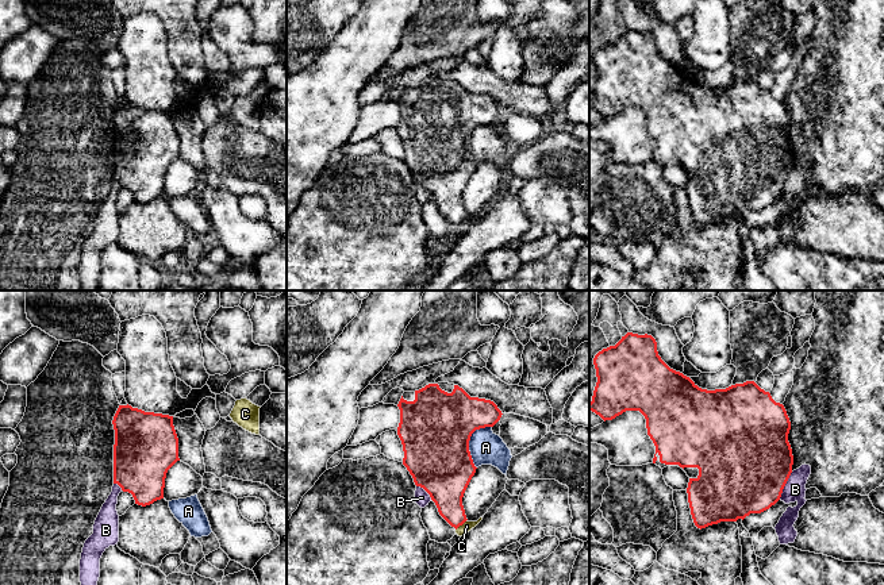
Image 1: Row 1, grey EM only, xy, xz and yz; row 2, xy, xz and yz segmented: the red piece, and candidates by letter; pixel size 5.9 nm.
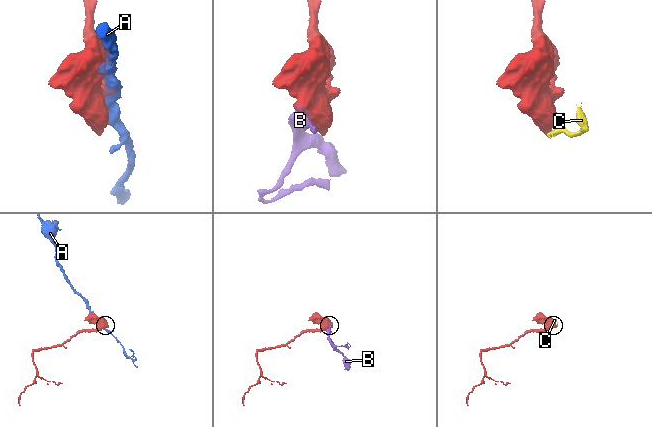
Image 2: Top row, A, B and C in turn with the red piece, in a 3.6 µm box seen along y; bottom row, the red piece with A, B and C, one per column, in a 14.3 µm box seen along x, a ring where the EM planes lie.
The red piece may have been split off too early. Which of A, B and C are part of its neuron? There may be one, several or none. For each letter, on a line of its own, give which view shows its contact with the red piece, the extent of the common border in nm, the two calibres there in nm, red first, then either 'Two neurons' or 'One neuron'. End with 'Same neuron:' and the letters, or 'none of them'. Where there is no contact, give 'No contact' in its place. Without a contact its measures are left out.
A: Touches red in xz. Shared border 280 nm. Thickness 420 nm (red) against 200 nm. Two neurons
B: Touches red in yz. Shared border 190 nm. Thickness 500 nm (red) against 130 nm. Two neurons
C: Touches red in xz. Shared border 100 nm. Thickness 220 nm (red) against 60 nm. Two neurons
Same neuron: none of them

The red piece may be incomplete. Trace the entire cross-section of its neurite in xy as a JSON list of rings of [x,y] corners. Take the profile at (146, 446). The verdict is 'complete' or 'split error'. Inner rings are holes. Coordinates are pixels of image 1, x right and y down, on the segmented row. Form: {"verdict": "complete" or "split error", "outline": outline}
{"verdict": "complete", "outline": [[[119,405],[114,420],[114,484],[146,507],[164,499],[168,470],[180,461],[173,416]]]}

